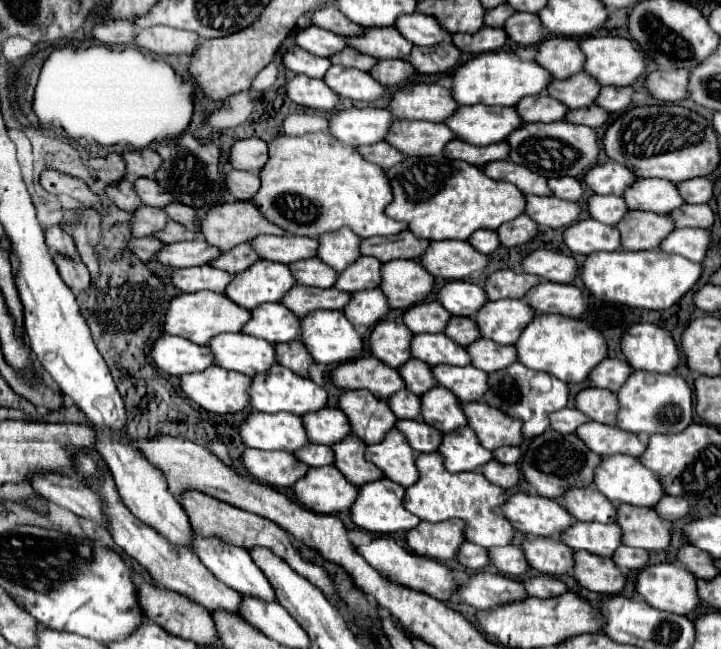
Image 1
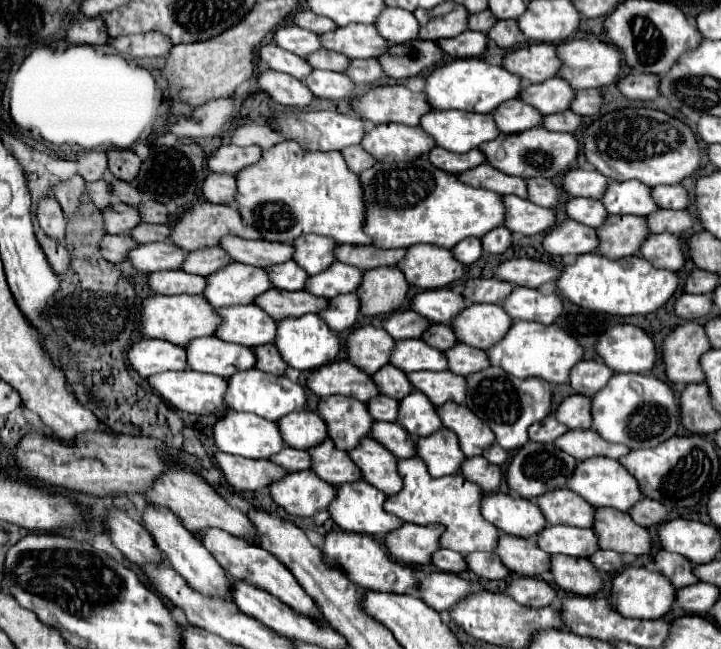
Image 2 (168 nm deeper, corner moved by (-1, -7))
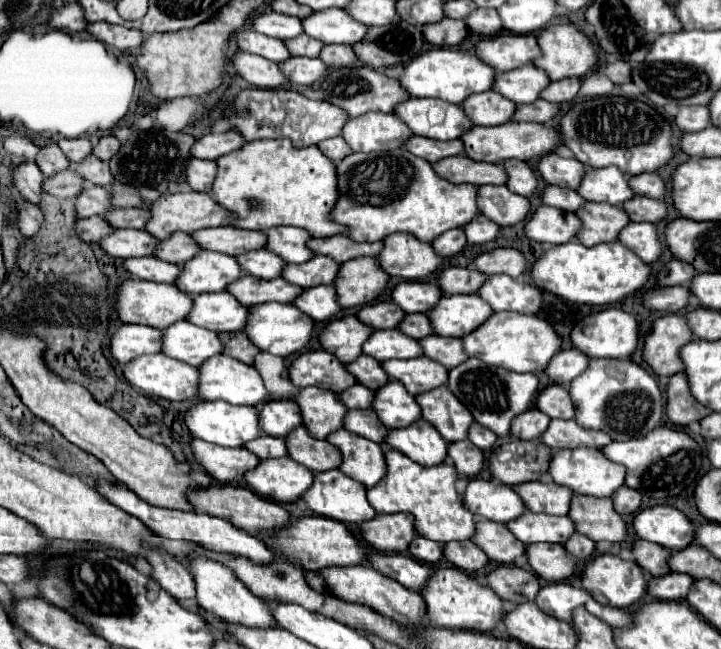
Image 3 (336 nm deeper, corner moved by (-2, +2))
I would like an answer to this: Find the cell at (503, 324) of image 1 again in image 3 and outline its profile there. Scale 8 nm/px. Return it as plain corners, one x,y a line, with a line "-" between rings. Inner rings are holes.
456,294
442,296
434,306
434,312
428,312
430,324
434,324
434,332
438,336
454,336
462,338
474,328
478,328
488,316
492,308
480,300
476,294

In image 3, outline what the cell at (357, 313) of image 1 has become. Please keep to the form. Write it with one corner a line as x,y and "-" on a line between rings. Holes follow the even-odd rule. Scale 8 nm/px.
318,286
318,288
306,288
302,290
302,296
298,296
296,302
292,302
300,312
306,312
316,322
330,320
336,312
340,312
340,306
336,302
334,286

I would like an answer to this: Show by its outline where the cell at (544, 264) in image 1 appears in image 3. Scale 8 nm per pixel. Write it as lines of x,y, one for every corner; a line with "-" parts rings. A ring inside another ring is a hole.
494,248
490,252
478,254
472,260
474,268
486,276
492,274
508,274
512,278
518,278
526,270
526,258
522,252
514,248

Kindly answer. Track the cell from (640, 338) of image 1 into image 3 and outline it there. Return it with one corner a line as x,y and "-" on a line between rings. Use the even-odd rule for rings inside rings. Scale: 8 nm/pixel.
606,308
598,314
582,318
570,332
572,346
584,352
588,358
628,358
638,344
638,324
632,314
618,308

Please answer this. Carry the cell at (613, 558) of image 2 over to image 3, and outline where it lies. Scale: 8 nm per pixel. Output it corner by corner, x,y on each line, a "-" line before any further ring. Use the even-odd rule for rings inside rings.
582,534
570,536
570,540
566,540
564,548
570,552
570,556
574,556
578,560
588,560
594,554
594,542

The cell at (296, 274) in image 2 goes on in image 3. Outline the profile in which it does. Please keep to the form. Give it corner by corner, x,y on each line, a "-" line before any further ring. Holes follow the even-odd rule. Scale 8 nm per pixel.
264,248
244,252
242,256
236,256
236,260
246,274
252,274
256,278
266,278
266,280
278,278
282,274
282,268
286,266
284,260
280,260
272,252
266,252

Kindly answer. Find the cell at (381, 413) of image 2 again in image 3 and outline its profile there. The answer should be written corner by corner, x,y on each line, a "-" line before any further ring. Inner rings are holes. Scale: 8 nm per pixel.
354,384
354,388
346,388
346,392
338,394
338,398
346,404
346,408
370,408
374,392
362,384

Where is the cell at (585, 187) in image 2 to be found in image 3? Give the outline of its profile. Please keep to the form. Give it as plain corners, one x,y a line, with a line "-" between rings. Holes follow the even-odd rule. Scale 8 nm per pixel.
550,152
550,156
542,156
542,160
536,162
536,170
548,184
556,184
562,188
566,186
574,190
578,188
582,174
586,172
586,168
578,160
562,158
554,152

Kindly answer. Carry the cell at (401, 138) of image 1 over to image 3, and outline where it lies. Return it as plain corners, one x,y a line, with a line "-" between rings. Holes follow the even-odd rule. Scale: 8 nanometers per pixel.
368,112
358,118
348,118
342,134
352,152
374,152
374,150
392,150
392,142
406,142
412,132
392,114

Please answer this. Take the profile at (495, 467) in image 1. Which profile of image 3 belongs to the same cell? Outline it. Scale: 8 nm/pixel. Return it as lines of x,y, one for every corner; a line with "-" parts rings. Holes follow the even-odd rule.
460,440
460,442
448,442
448,458
452,458
456,470
466,476
474,478
484,466
484,454
470,444
470,440

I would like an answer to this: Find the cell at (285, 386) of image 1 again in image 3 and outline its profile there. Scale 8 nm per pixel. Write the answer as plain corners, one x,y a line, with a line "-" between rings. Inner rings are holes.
226,354
212,356
206,364
198,366
200,380
198,380
198,398
200,400
224,400
230,404
246,404
246,406
262,406
268,400
268,392
264,382
254,366
242,364

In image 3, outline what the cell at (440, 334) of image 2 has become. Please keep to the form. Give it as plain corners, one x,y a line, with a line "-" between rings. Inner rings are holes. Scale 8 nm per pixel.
406,314
402,318
402,324
398,324
398,330
404,332
406,336
414,336
414,340
432,334
432,326
426,314

